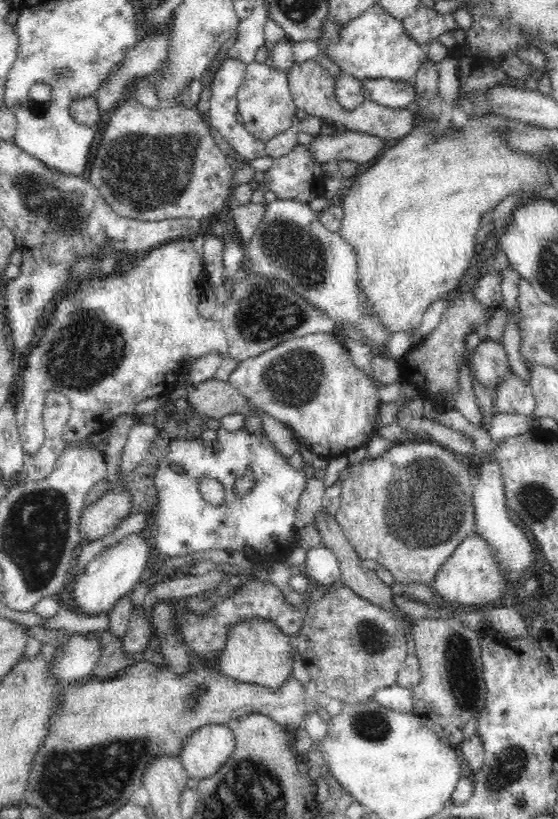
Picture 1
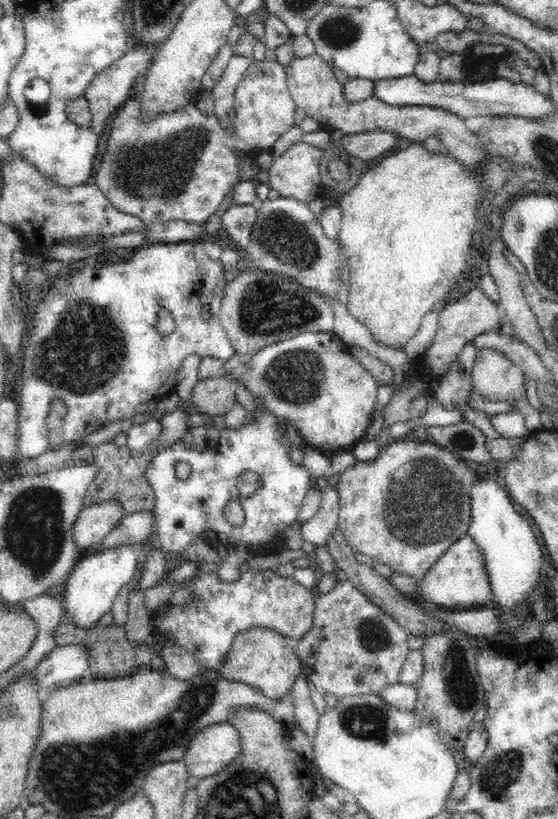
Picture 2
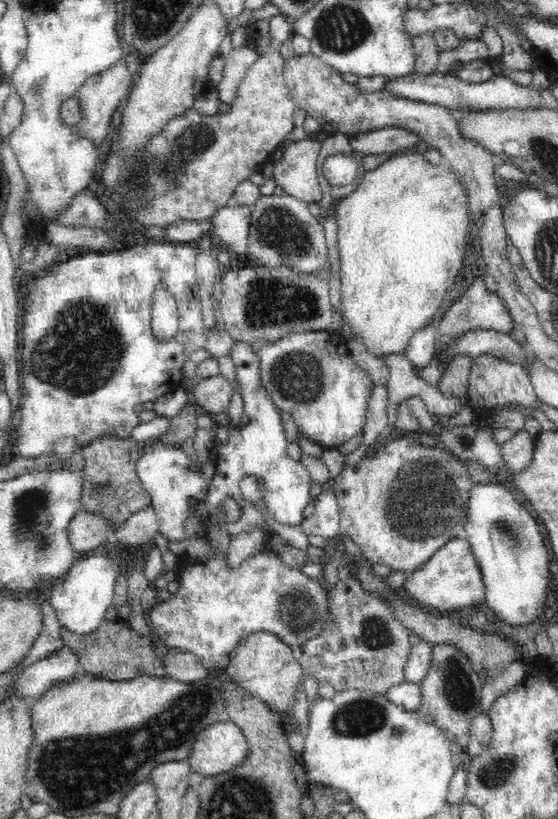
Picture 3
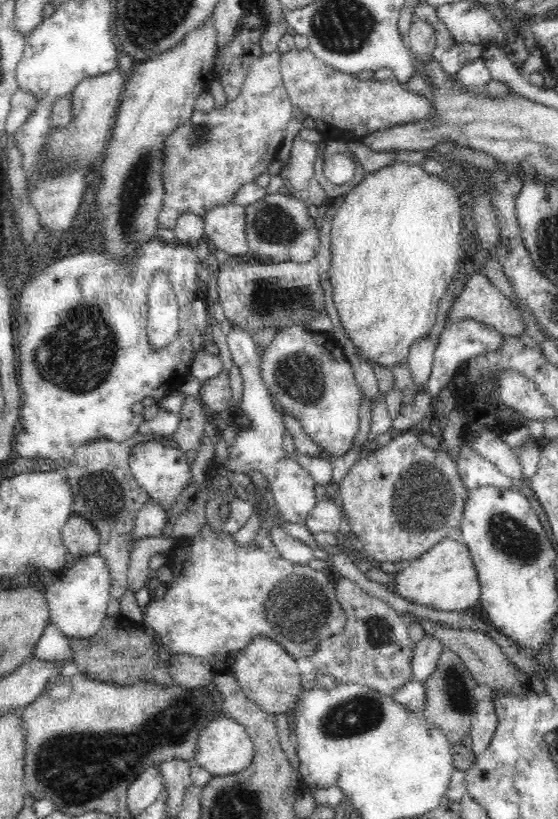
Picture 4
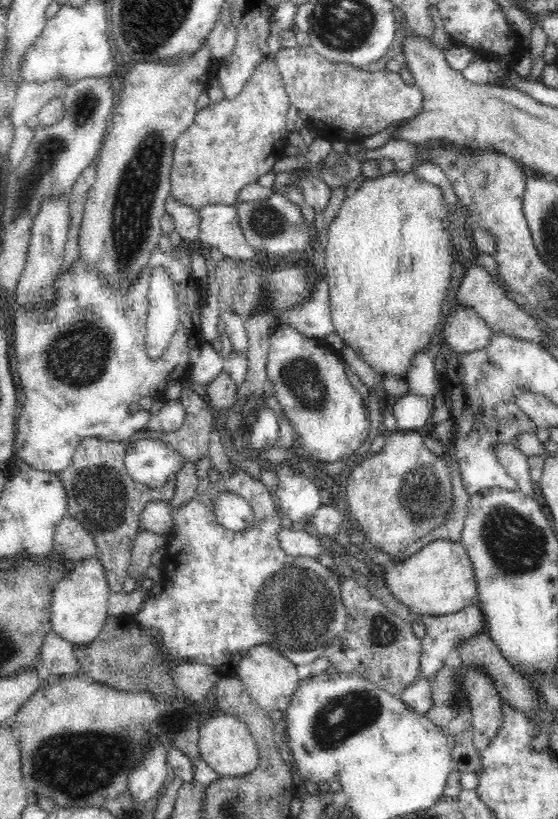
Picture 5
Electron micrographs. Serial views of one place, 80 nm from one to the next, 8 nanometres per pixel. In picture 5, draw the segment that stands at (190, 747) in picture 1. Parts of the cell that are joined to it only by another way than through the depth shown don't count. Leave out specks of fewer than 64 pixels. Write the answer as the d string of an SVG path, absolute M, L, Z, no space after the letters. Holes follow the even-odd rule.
M222 712L202 724L198 748L202 760L220 777L235 778L251 773L259 763L259 750L247 724Z

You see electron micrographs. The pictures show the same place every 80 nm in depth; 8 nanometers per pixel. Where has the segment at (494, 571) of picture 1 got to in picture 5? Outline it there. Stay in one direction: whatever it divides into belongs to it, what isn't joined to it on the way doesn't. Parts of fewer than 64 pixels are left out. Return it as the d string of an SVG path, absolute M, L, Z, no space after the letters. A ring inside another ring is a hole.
M448 539L432 541L415 554L400 561L400 564L393 562L393 565L386 568L386 574L382 572L380 574L386 578L385 585L390 590L390 594L394 594L402 602L402 605L406 604L408 609L417 617L440 617L441 615L456 613L479 601L474 567L461 542L457 543Z

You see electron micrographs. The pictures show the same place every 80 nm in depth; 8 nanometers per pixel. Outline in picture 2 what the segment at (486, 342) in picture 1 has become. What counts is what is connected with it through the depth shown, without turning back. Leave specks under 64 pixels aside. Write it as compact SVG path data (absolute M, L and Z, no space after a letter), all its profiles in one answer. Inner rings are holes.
M494 348L476 353L472 368L472 390L488 402L520 400L526 395L523 370Z

